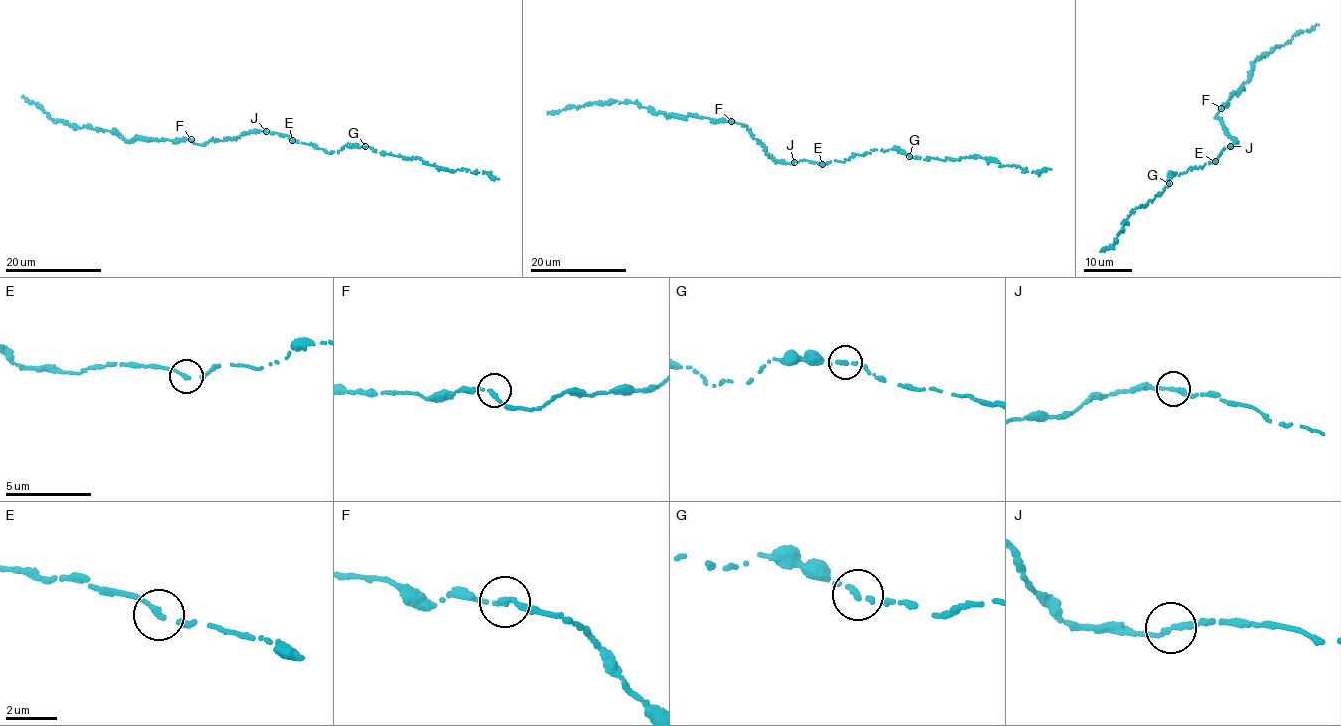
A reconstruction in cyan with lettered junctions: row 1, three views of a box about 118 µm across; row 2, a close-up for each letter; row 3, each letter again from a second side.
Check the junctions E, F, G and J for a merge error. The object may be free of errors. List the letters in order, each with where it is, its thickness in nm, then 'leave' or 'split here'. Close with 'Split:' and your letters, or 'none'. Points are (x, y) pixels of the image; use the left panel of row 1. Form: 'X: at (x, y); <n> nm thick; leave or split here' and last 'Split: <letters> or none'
E: at (292, 140); 180 nm thick; leave
F: at (191, 139); 200 nm thick; leave
G: at (365, 146); 190 nm thick; leave
J: at (266, 131); 240 nm thick; leave
Split: none

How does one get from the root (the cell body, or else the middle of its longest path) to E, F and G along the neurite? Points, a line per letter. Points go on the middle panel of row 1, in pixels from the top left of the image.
E: (798, 162), (822, 164)
F: (798, 162), (775, 161), (747, 127), (731, 121)
G: (798, 162), (826, 165), (877, 149), (897, 150), (910, 156)

